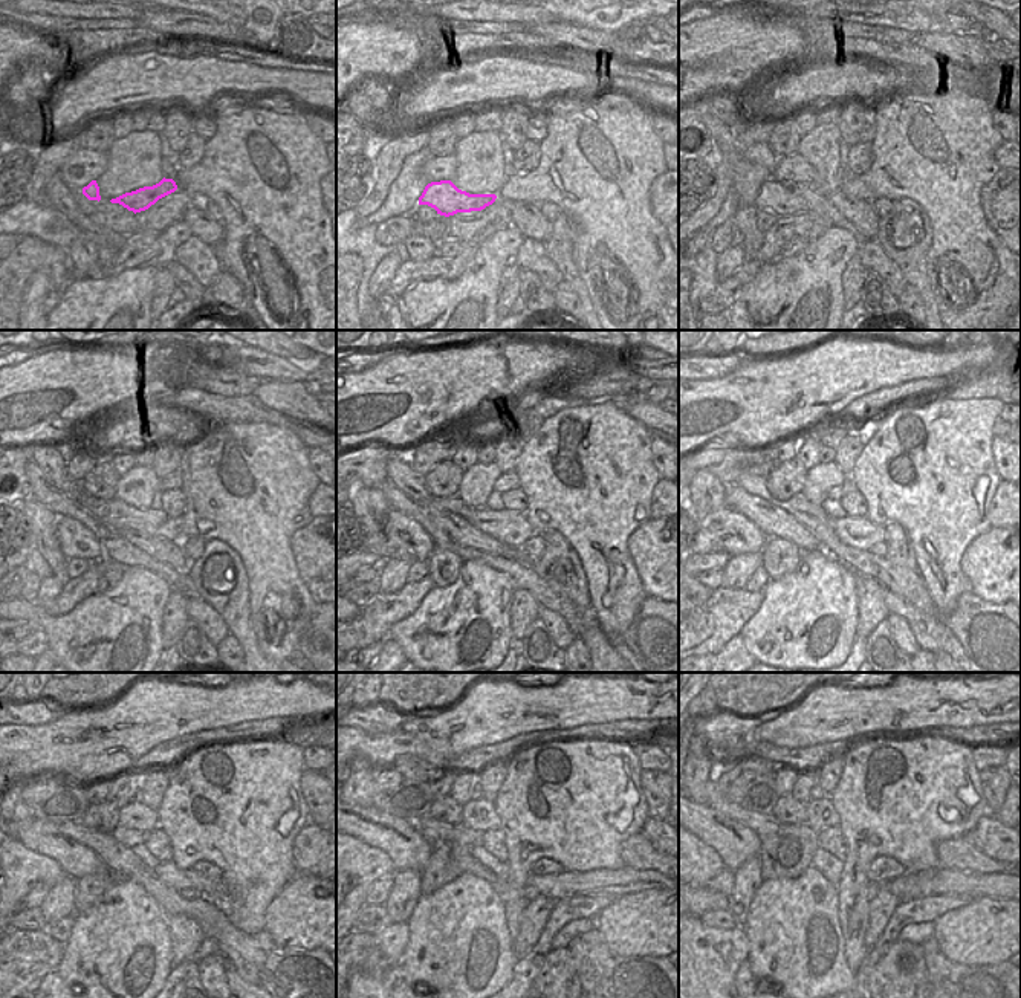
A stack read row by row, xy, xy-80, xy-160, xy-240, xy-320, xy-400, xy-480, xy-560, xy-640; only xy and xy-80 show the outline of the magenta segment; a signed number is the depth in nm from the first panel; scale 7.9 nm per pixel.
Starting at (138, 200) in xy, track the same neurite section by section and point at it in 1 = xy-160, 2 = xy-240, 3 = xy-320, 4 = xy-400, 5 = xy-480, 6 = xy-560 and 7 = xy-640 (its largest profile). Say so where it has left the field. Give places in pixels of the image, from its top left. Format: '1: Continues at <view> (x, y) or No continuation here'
1: Continues at xy-160 (774, 196)
2: Continues at xy-240 (75, 540)
3: Continues at xy-320 (401, 538)
4: Continues at xy-400 (723, 531)
5: Continues at xy-480 (25, 868)
6: Continues at xy-560 (367, 864)
7: Continues at xy-640 (709, 862).

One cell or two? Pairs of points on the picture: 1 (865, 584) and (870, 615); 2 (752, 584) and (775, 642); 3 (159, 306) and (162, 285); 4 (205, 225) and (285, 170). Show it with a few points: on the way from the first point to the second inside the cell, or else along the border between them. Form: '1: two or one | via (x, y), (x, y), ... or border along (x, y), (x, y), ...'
1: one | via (868, 592), (870, 607)
2: two | border along (771, 580), (761, 589)
3: one | via (159, 301), (162, 289)
4: two | border along (223, 223), (223, 237), (211, 246)

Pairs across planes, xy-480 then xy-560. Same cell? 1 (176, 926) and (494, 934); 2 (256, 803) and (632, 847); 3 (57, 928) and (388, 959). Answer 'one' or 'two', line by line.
1: two
2: two
3: one

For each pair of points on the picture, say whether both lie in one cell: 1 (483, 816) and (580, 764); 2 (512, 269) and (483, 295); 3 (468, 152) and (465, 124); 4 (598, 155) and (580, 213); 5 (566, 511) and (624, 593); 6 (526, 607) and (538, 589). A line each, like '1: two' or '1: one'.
1: two
2: two
3: two
4: one
5: one
6: two

